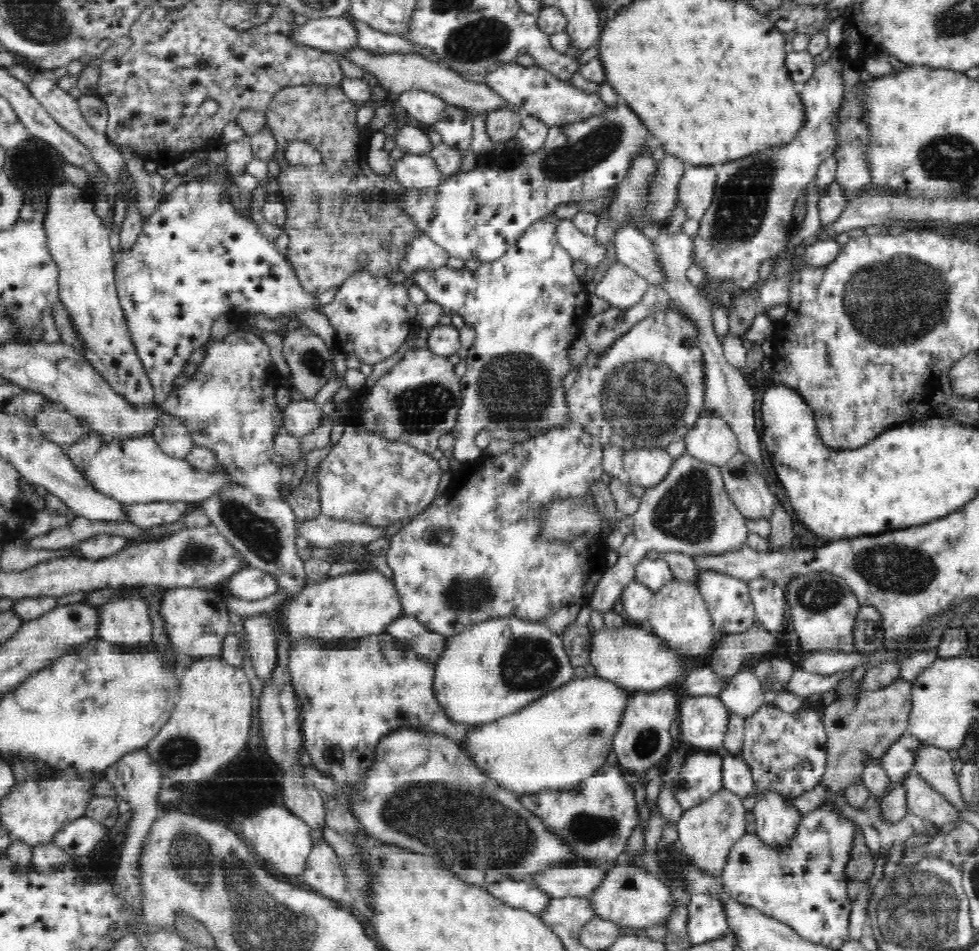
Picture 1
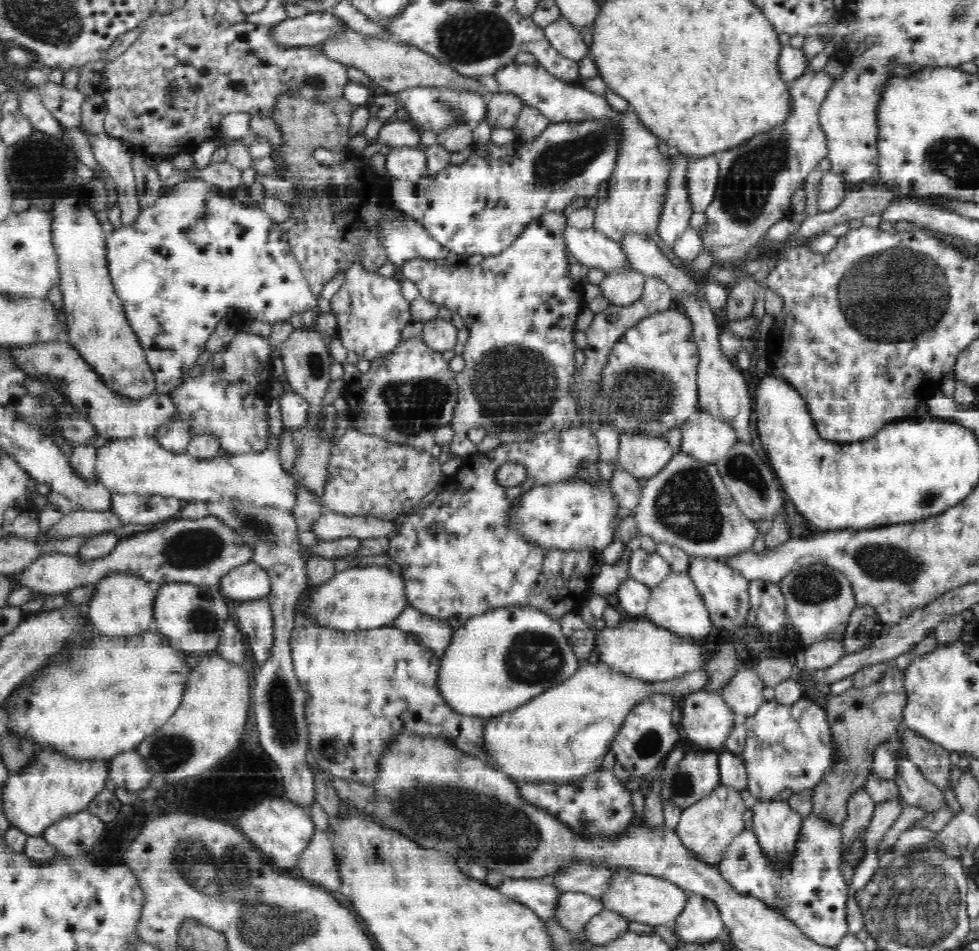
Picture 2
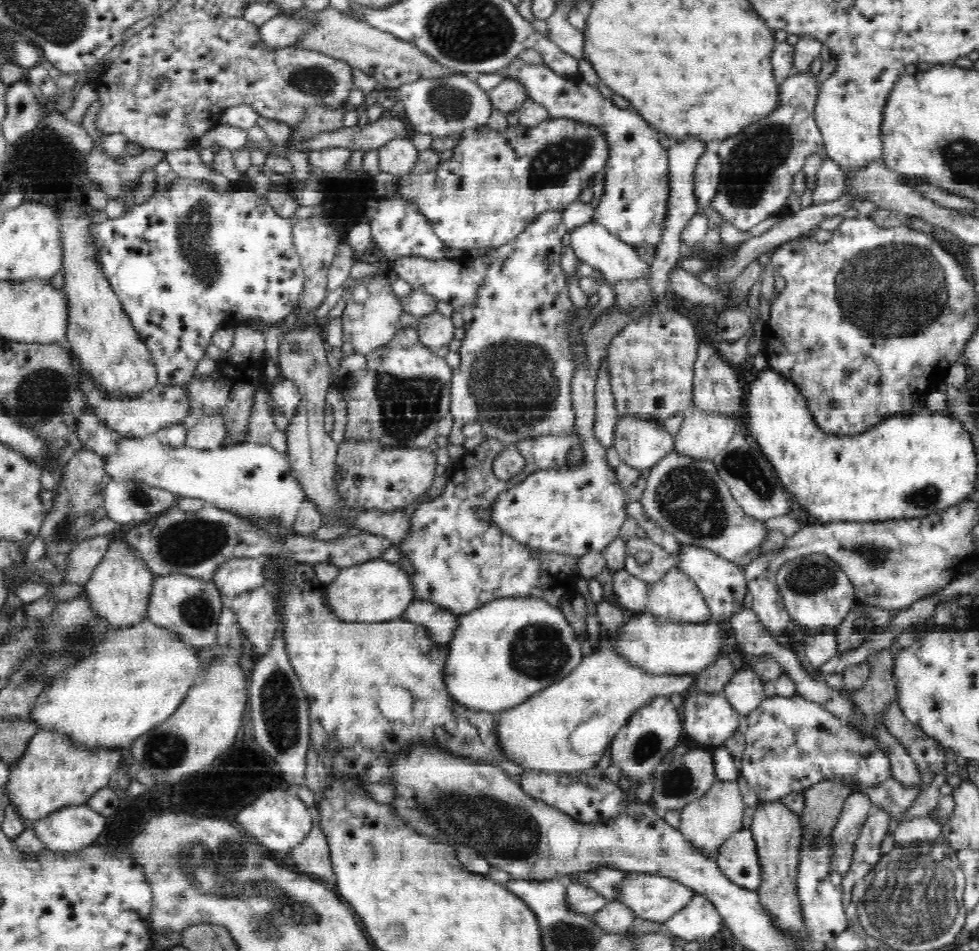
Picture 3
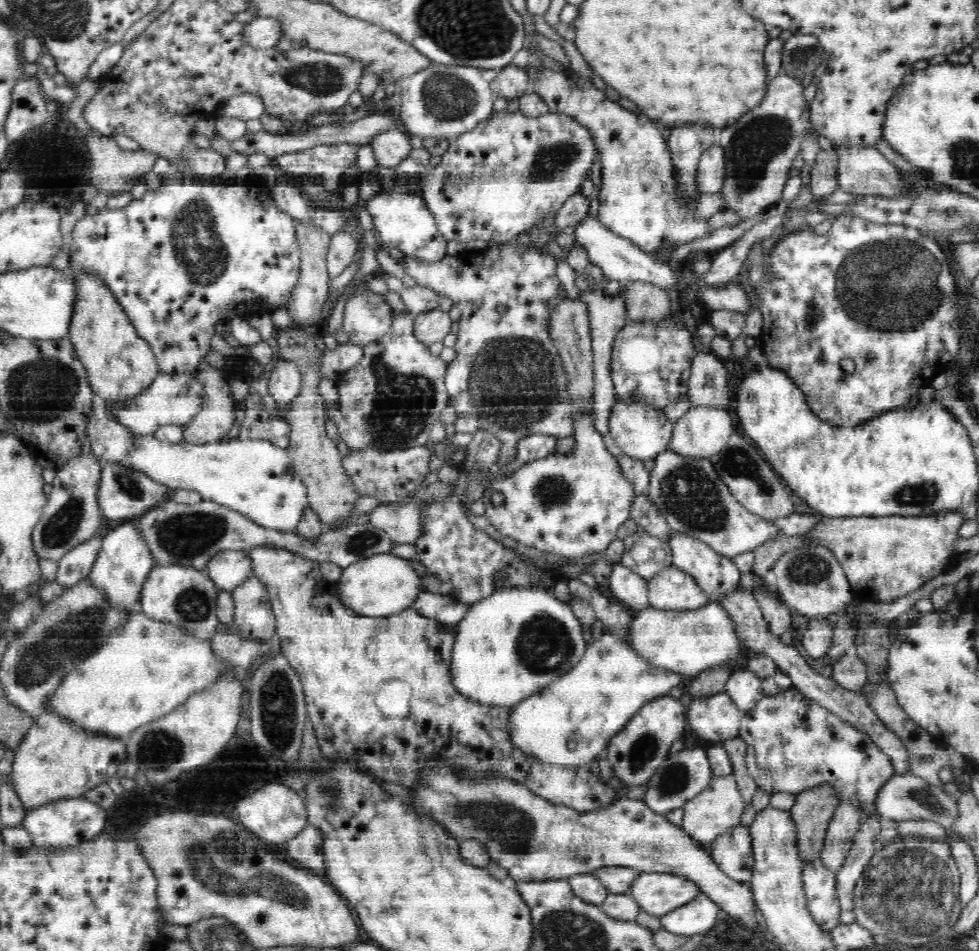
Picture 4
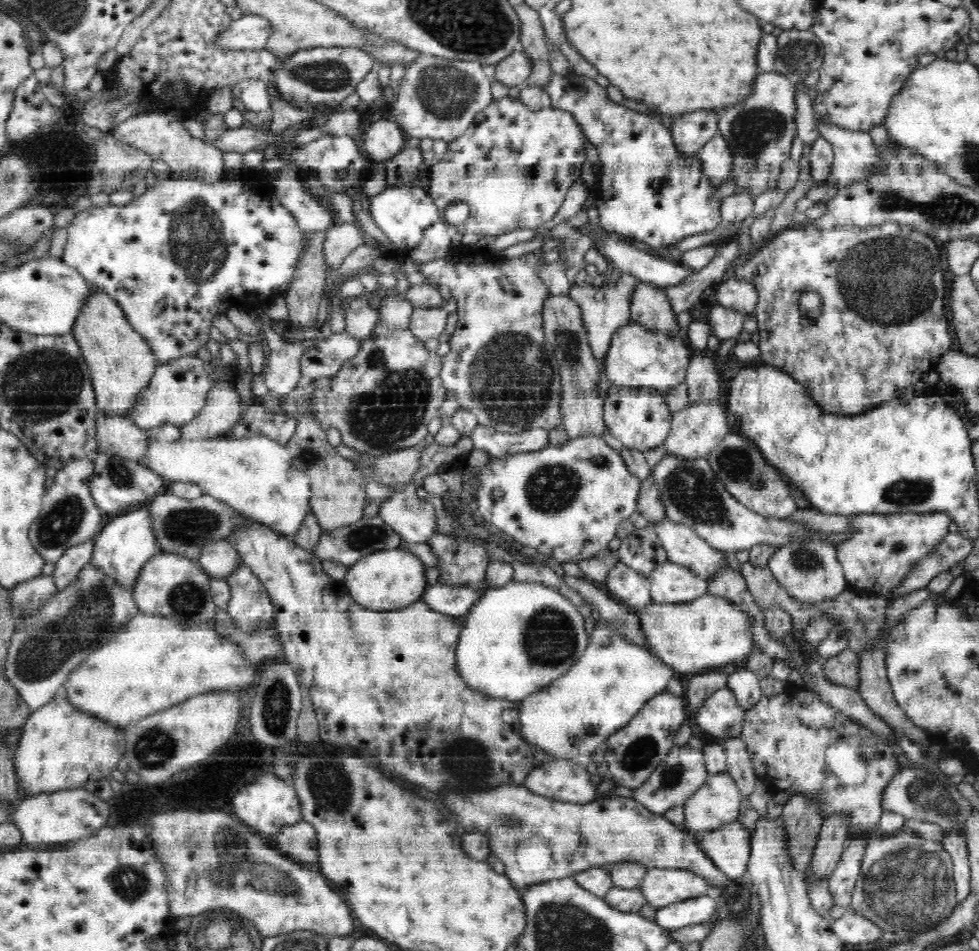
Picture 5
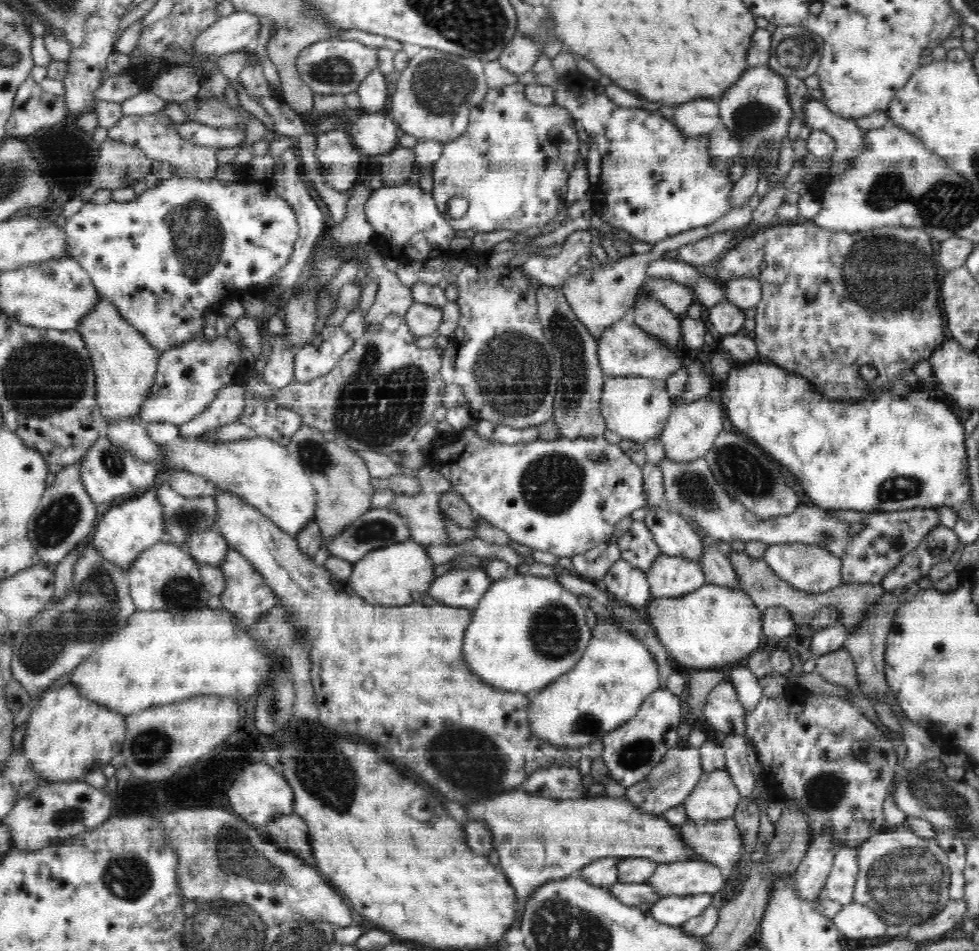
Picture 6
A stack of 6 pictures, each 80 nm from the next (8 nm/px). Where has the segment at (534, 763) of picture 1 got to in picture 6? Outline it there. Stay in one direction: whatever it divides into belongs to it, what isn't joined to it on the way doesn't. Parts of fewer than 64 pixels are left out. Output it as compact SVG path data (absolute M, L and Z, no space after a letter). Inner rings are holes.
M599 621L582 658L546 688L531 695L528 723L532 733L558 748L580 749L630 720L646 698L661 688L654 655L632 633Z

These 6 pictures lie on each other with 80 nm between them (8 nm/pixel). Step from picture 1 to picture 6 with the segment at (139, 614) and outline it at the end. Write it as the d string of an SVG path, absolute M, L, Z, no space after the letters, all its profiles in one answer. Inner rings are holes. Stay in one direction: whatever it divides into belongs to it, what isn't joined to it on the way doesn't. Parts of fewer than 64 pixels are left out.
M150 490L146 495L135 497L132 501L114 504L107 508L102 518L97 520L93 530L92 543L102 554L104 560L116 564L127 574L134 563L140 559L140 554L162 542L163 528L161 526L161 508L156 499L157 490Z

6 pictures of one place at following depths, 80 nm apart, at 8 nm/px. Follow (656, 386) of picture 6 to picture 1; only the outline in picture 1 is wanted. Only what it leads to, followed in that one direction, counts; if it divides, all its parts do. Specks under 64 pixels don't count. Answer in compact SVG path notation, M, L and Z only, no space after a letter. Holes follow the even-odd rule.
M642 448L624 452L623 466L625 479L631 484L654 488L661 483L672 470L674 460L666 448Z

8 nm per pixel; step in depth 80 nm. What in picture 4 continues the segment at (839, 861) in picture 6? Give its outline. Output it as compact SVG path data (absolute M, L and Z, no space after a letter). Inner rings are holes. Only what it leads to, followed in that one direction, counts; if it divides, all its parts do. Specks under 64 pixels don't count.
M876 814L861 824L854 835L846 860L836 871L836 893L841 910L853 911L855 908L854 888L868 862L871 861L871 856L875 853L874 838L880 830L880 819L881 817Z

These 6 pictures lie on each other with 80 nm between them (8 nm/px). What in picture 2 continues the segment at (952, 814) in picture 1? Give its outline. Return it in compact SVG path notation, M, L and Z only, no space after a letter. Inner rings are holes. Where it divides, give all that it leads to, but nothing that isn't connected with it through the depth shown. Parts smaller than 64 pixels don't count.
M907 756L898 758L898 763L900 763L900 770L893 780L904 802L920 806L928 813L938 810L942 805L947 805L942 789L929 783Z

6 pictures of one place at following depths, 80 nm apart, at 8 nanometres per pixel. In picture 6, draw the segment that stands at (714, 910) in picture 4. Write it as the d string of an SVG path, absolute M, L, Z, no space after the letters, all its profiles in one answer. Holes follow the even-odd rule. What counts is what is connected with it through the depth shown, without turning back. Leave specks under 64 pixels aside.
M710 894L656 899L650 914L660 924L682 927L690 918L700 916L712 904L711 900Z

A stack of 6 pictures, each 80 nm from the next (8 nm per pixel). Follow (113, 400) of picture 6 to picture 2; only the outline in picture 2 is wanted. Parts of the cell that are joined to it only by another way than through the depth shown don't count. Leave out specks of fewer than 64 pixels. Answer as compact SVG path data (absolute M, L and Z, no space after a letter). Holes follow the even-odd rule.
M60 198L56 200L51 216L51 242L54 243L55 254L58 255L60 267L59 289L63 295L64 324L63 339L77 349L78 354L97 371L103 383L114 392L131 399L148 398L156 391L154 375L147 363L146 353L139 346L138 337L134 334L125 316L122 301L118 298L113 287L108 265L108 243L101 221L96 213L90 209L87 202L80 202L80 198Z

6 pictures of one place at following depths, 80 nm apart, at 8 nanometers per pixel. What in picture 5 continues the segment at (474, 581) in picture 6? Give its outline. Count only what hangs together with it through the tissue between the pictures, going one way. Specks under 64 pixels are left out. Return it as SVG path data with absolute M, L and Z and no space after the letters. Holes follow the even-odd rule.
M448 584L427 585L421 599L438 614L450 615L450 618L462 618L478 602L482 594L466 586Z

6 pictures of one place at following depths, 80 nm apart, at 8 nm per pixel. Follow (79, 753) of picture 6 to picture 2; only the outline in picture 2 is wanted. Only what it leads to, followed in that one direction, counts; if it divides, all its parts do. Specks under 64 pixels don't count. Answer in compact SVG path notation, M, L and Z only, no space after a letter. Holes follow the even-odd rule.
M36 747L37 755L30 759L30 764L21 773L10 773L2 789L2 812L7 822L15 830L22 831L26 836L42 838L46 829L54 826L66 816L86 811L91 800L106 786L108 764L96 764L96 768L86 768L86 764L66 764L66 760L54 760L54 756L42 756Z

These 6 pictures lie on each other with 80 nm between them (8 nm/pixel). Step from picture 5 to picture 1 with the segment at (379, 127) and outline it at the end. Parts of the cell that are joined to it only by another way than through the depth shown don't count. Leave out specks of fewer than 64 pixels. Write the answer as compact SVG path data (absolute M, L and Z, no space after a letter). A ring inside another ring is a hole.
M404 152L404 156L394 163L394 174L402 187L416 187L419 190L440 187L447 177L438 170L434 159L424 153Z

